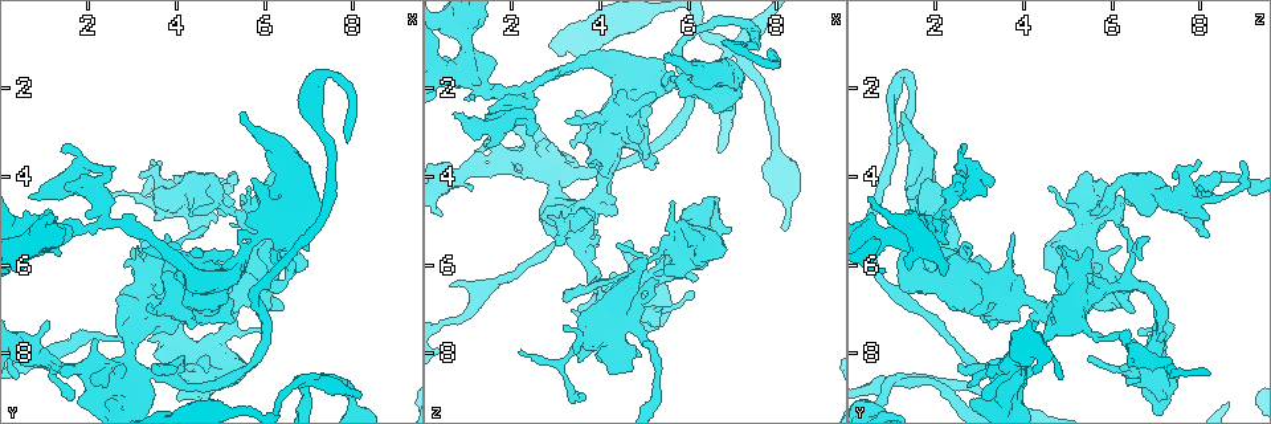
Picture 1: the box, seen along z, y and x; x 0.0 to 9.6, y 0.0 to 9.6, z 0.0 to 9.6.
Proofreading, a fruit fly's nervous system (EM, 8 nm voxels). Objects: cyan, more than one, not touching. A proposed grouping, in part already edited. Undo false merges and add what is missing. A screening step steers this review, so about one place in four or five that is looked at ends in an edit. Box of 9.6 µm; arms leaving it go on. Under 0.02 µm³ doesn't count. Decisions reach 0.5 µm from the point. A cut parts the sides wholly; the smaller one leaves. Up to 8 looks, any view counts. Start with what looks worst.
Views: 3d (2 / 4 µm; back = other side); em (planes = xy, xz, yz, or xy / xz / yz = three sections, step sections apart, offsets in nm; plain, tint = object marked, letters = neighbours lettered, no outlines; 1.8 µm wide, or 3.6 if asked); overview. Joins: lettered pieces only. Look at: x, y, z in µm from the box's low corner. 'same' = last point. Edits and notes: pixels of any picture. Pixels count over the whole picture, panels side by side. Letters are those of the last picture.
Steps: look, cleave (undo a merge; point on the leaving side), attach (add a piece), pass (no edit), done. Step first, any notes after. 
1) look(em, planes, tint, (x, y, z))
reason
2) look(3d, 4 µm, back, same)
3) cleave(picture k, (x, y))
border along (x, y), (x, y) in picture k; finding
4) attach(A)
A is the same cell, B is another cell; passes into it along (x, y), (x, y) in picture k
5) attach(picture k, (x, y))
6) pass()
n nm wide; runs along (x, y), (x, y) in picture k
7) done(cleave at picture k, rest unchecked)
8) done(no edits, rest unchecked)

look(3d, 2 µm, (6.90, 8.65, 1.00))
four arms meet

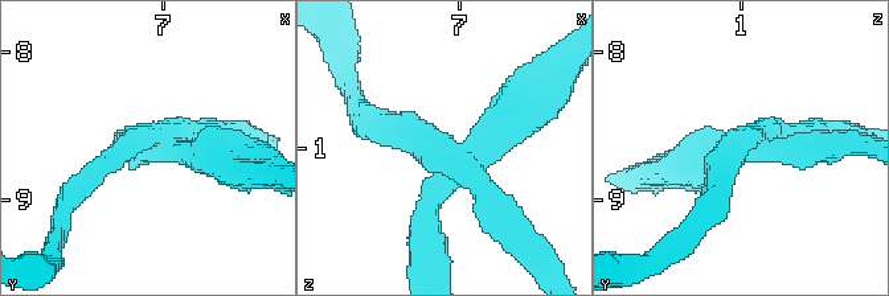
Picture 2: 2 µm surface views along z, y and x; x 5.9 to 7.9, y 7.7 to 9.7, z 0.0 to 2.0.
look(em, planes, letters, (6.82, 8.62, 0.98))
4 arms

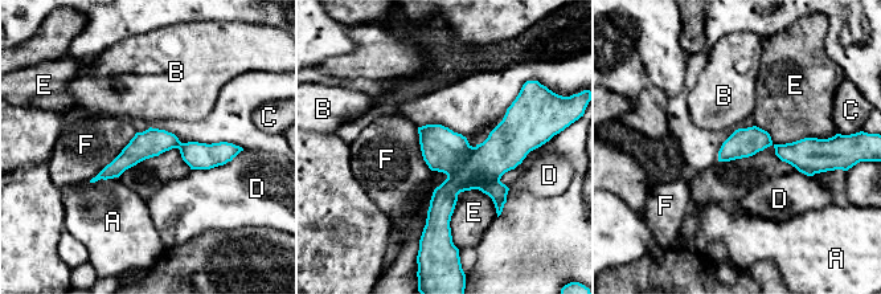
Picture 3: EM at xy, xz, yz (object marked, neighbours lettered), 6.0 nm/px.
cleave(picture 3, (503, 150))
F touches over 420 nm; A, B, C, D, E and F are other cells; the part that leaves runs along (513, 109), (509, 135), (430, 225) in picture 3; two neurons meet here

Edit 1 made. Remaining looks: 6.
look(em, 3.6 µm, xy, step 16, tint, (1.25, 5.25, 1.85))

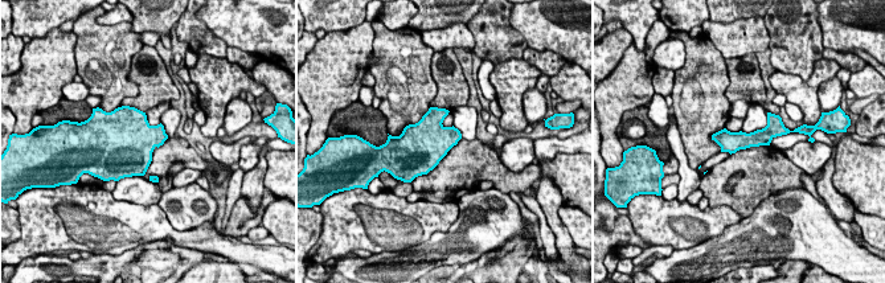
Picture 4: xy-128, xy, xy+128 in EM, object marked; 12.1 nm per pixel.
look(em, 3.6 µm, planes, tint, same)
cut it another way

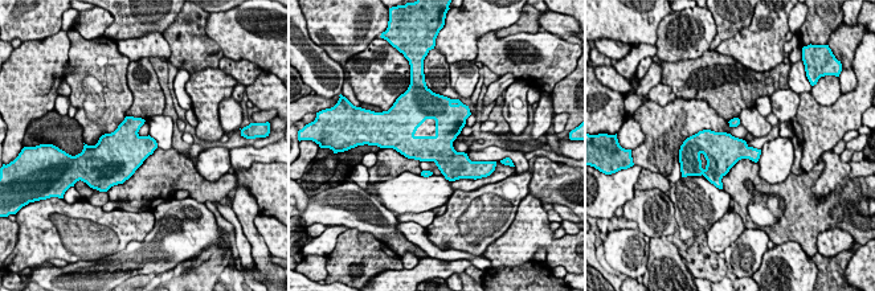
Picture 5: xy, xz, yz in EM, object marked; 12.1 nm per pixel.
look(em, 3.6 µm, planes, letters, same)

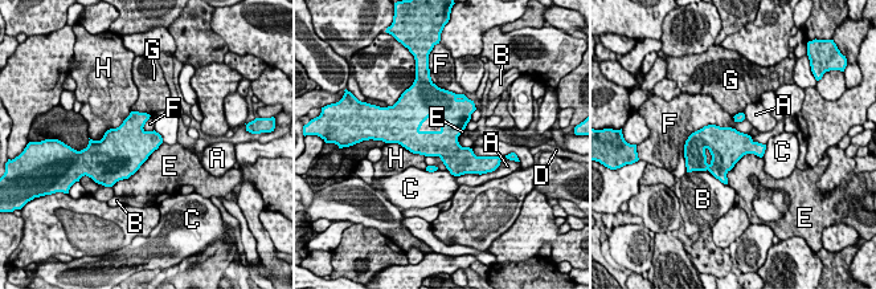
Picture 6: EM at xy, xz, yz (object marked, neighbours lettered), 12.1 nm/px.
pass()
F touches over 650 nm; A, B, C, D, E, F, G and H are other cells; border along (694, 131), (719, 125), (748, 135) in picture 6; continuous, no second neuron

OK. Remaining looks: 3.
look(em, planes, letters, (2.95, 7.85, 4.30))

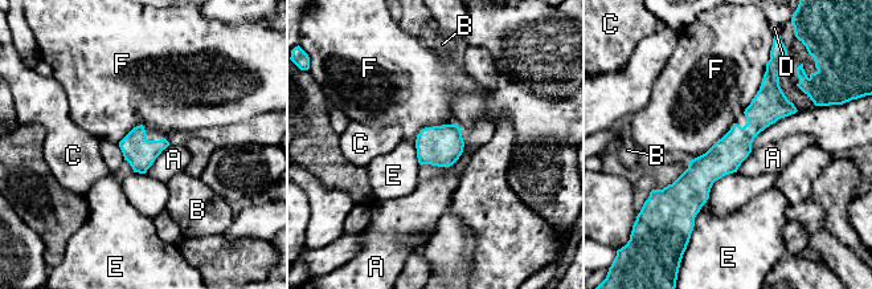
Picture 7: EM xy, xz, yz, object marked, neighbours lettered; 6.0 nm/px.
pass()
A, B, C, D, E and F are other cells; runs along (773, 78), (691, 214) in picture 7; all the same neuron

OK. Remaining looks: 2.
done(cleave at picture 3, rest unchecked)

